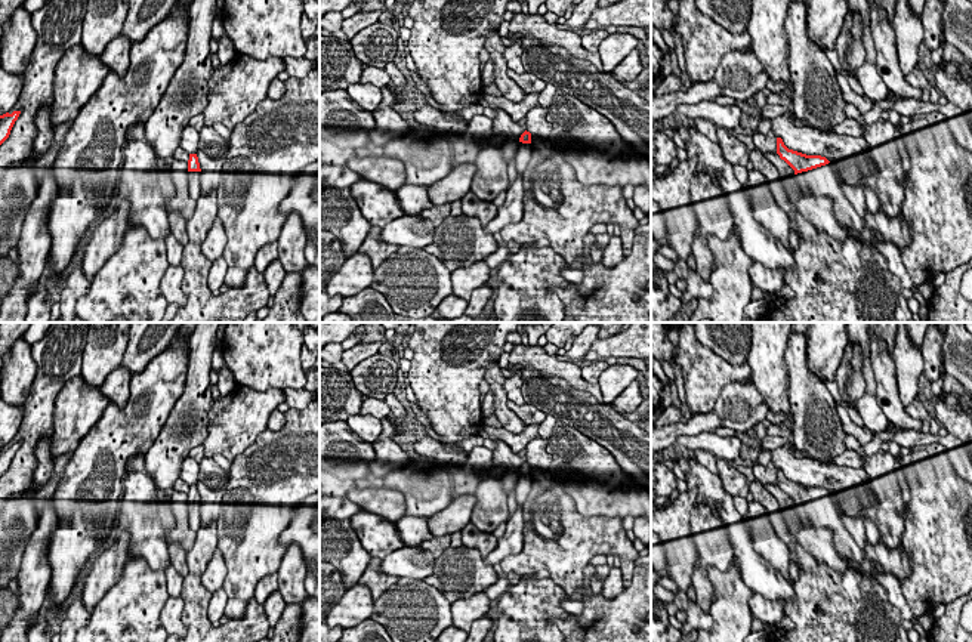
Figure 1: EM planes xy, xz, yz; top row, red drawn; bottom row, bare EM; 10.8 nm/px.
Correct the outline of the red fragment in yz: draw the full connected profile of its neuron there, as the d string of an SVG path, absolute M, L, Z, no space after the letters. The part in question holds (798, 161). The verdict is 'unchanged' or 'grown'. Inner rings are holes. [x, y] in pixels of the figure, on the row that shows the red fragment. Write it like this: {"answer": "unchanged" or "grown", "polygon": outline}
{"answer": "unchanged", "polygon": "M777 138L777 154L794 170L794 175L808 172L830 163L826 157L821 157L821 155L806 155L806 154L789 149L784 145L781 138Z"}

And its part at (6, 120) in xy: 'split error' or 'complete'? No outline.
complete

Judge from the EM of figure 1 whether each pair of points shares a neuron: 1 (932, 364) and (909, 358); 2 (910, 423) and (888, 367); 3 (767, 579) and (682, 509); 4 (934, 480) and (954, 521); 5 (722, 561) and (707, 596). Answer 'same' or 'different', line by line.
1: different
2: same
3: different
4: same
5: same

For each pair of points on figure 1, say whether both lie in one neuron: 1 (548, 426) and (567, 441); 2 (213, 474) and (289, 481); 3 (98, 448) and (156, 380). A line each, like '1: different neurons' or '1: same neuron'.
1: same neuron
2: different neurons
3: same neuron

